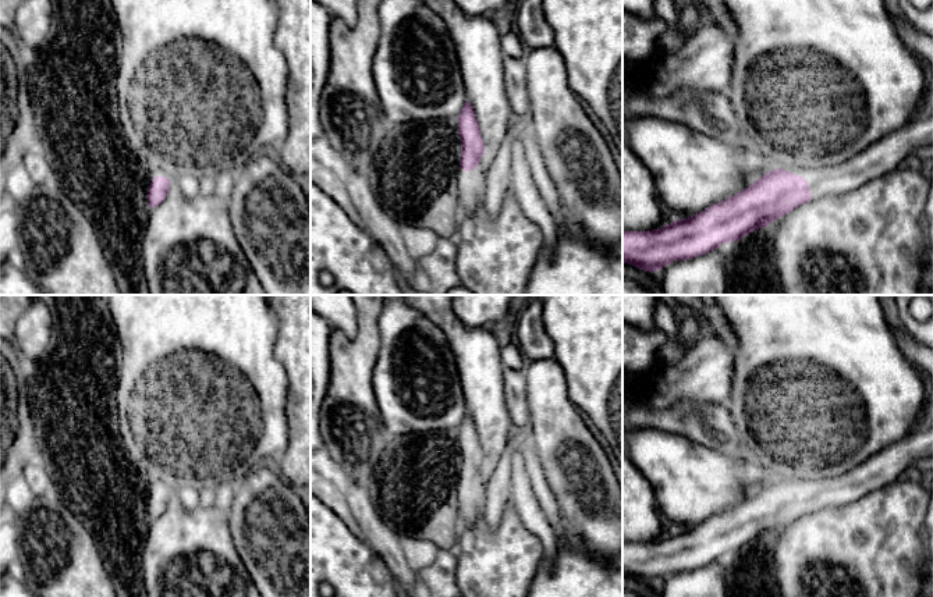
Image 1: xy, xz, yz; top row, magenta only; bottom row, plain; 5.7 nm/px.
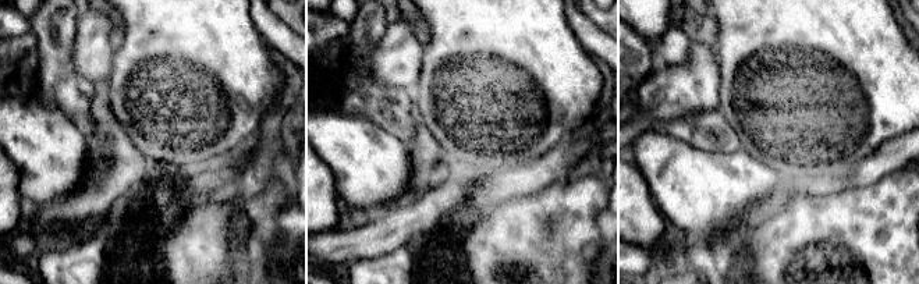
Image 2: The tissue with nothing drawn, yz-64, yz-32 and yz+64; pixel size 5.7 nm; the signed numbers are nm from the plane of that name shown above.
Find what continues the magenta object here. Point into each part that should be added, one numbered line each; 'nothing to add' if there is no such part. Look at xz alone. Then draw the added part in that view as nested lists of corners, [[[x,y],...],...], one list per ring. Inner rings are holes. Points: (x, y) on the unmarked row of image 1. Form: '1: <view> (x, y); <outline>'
1: xz (472, 496); [[[476,479],[471,483],[460,481],[458,486],[458,519],[460,527],[473,525],[486,505],[487,488]]]

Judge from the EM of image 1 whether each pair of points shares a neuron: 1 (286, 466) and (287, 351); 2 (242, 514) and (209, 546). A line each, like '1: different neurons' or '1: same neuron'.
1: same neuron
2: different neurons

